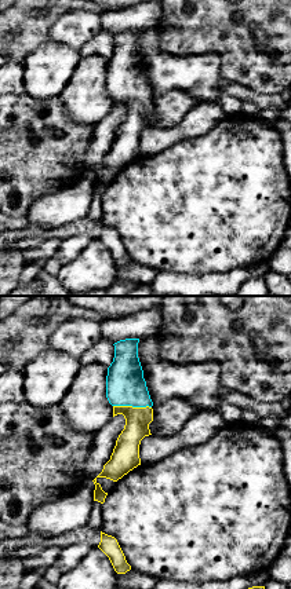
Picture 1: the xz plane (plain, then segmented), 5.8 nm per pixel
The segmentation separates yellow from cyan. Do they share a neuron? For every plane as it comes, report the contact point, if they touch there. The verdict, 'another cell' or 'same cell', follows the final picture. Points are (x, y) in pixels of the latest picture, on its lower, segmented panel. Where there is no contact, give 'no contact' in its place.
(131, 406)

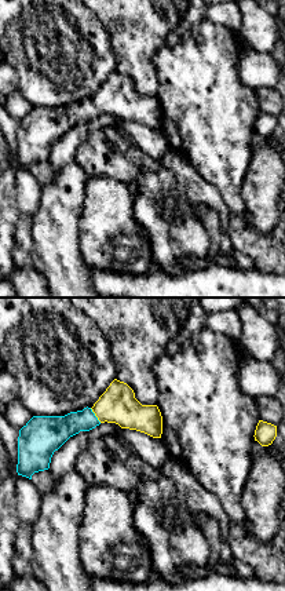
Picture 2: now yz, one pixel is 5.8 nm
(95, 415)

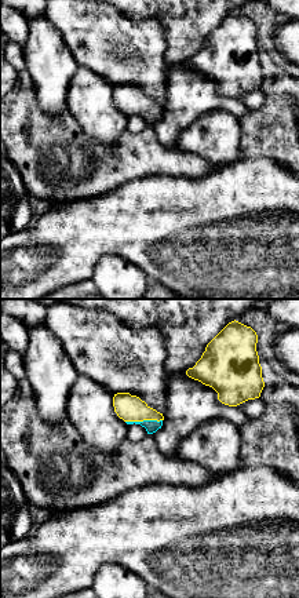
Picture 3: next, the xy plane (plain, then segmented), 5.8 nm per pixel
(143, 419)

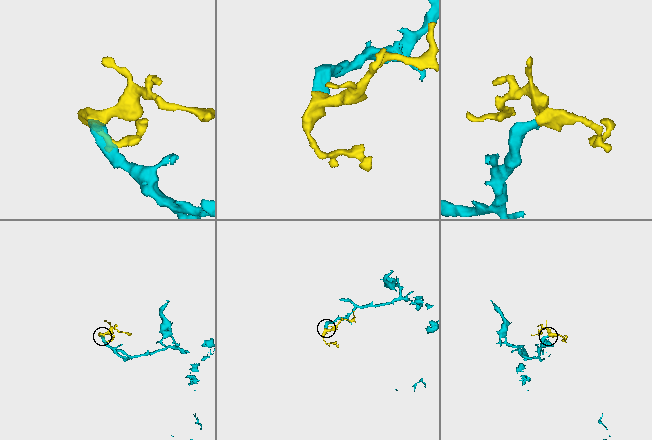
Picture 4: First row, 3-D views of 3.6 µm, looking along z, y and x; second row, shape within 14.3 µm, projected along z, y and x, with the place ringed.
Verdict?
same cell

